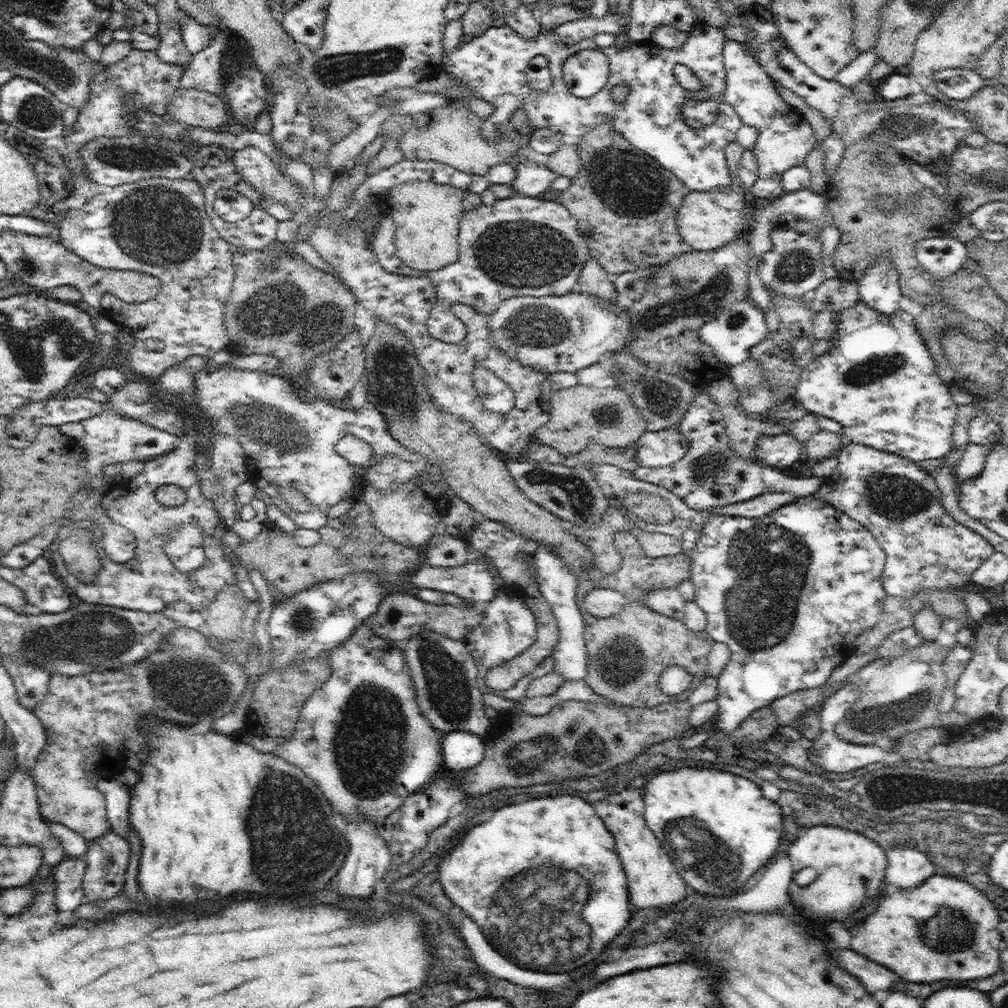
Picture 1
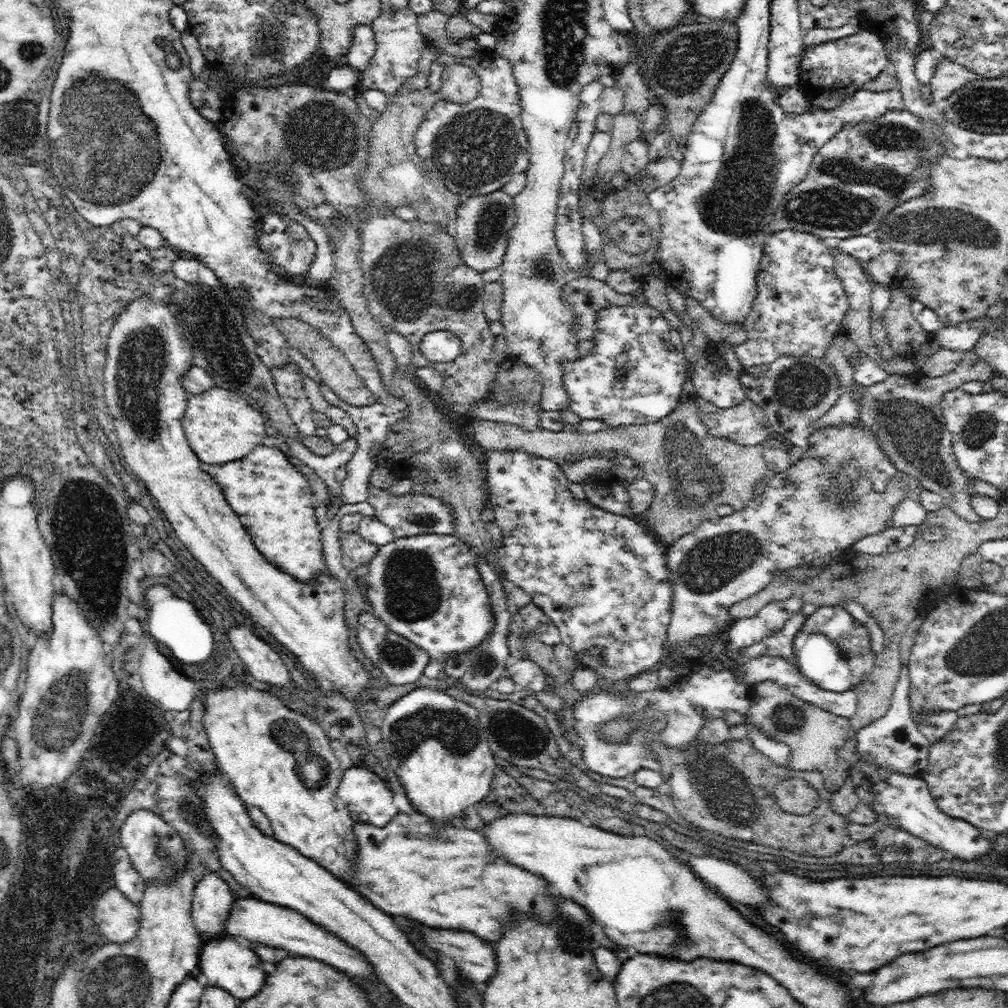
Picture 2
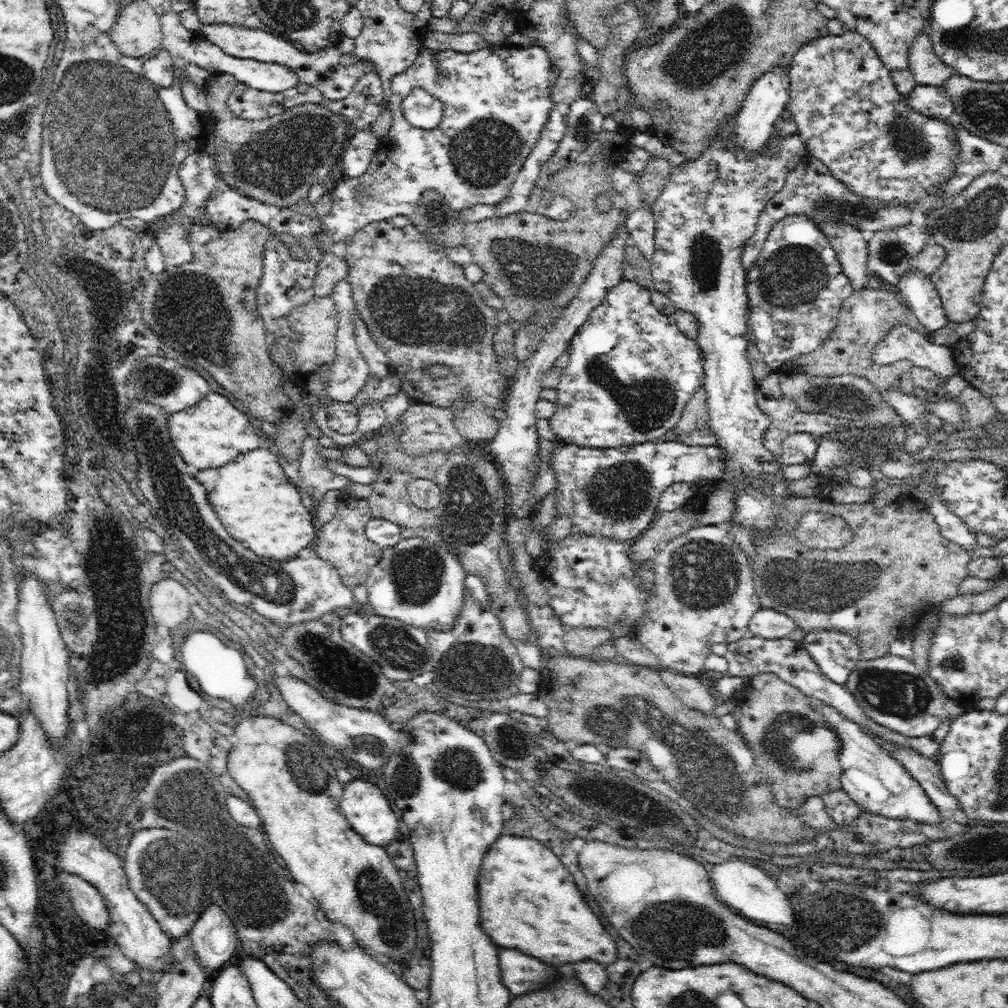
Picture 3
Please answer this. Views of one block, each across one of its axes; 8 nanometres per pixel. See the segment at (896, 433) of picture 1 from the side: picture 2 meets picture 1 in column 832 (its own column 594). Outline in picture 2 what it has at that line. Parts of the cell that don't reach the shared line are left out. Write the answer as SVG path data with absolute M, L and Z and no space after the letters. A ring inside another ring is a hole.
M642 288L633 296L636 304L600 310L592 353L567 364L563 386L569 407L580 418L603 420L606 427L650 424L676 408L687 380L686 356L680 331L670 326L664 312L648 304Z

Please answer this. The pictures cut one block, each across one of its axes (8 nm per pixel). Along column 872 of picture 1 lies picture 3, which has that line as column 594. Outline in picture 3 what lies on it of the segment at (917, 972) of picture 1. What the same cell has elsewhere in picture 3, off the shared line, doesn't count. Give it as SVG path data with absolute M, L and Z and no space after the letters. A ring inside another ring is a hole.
M501 834L493 844L490 844L488 851L483 855L482 863L481 870L478 872L480 922L482 922L484 932L492 938L492 943L497 944L500 948L516 948L516 950L522 950L522 952L526 952L526 954L530 954L530 956L536 956L536 958L540 958L542 962L548 962L548 964L554 964L554 966L560 966L560 964L566 964L566 962L576 962L576 960L596 960L596 962L600 962L600 964L612 964L612 962L617 959L614 938L604 929L600 918L592 911L592 908L590 908L584 896L580 896L580 890L578 890L578 886L576 886L574 877L568 872L566 865L562 863L552 849L544 847L539 840L533 838Z

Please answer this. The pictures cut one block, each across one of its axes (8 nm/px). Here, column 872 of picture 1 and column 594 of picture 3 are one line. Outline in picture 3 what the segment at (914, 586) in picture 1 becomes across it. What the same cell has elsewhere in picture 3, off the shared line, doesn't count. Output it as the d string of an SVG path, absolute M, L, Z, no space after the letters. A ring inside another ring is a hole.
M679 440L660 443L644 442L618 448L590 448L567 443L556 447L552 453L551 465L556 473L556 484L553 488L555 510L572 521L573 534L595 534L616 540L636 540L658 514L660 496L671 483L694 483L700 479L719 481L725 473L725 456L716 445L684 444Z

